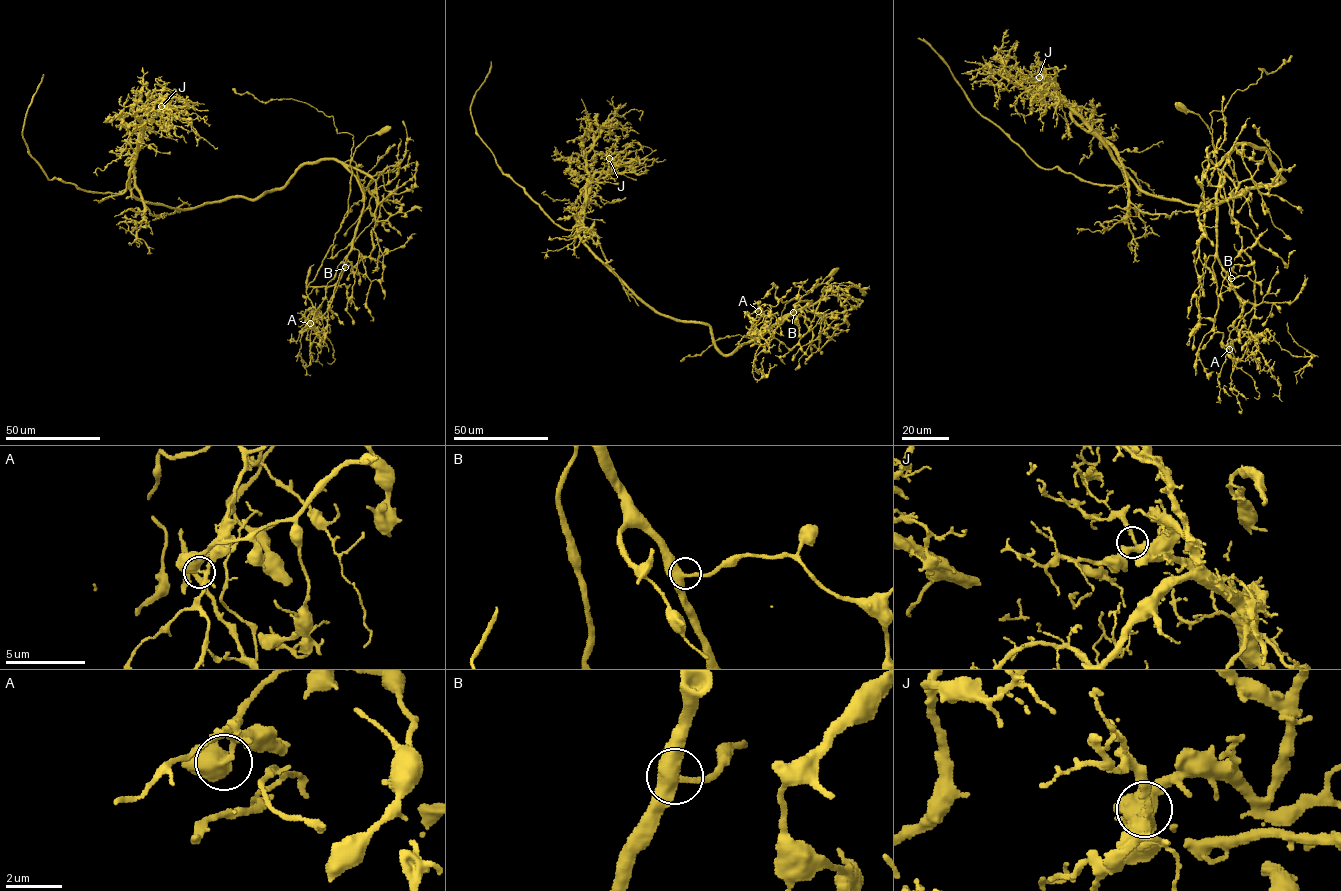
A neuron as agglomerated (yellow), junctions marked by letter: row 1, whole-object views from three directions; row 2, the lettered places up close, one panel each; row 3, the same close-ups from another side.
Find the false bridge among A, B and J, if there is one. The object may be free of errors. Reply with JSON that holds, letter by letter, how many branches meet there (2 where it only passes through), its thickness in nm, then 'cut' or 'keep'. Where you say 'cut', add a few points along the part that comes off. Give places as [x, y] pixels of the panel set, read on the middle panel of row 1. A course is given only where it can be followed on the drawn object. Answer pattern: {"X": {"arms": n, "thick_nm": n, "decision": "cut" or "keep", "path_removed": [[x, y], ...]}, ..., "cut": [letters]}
{"A": {"arms": 3, "thick_nm": 360, "decision": "cut", "path_removed": [[758, 311], [755, 332], [772, 331], [802, 297], [788, 302], [759, 336], [719, 338], [680, 362]]}, "B": {"arms": 3, "thick_nm": 360, "decision": "keep"}, "J": {"arms": 3, "thick_nm": 360, "decision": "keep"}, "cut": ["A"]}

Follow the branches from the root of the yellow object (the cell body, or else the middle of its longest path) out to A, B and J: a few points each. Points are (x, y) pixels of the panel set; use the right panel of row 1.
A: (1179, 108), (1197, 114), (1210, 131), (1229, 215), (1242, 250), (1254, 269), (1255, 305), (1231, 331), (1229, 349)
B: (1179, 108), (1210, 131), (1229, 215), (1252, 263), (1255, 305), (1227, 328), (1247, 332), (1255, 307), (1231, 278)
J: (1179, 108), (1252, 263), (1247, 332), (1217, 189), (1237, 145), (1264, 150), (1280, 183), (1151, 196), (1039, 77)

